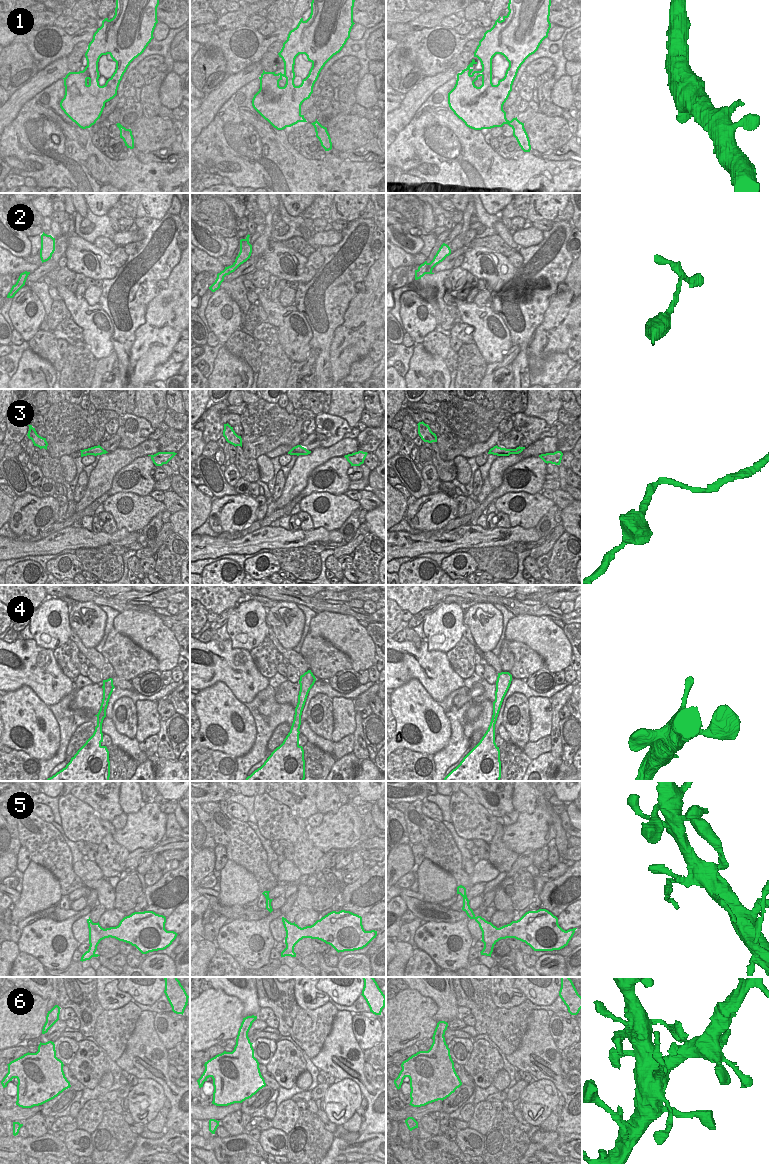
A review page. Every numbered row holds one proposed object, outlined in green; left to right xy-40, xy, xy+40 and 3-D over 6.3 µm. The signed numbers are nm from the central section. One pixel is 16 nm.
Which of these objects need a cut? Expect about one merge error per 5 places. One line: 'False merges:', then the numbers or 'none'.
False merges: 2, 5, 6

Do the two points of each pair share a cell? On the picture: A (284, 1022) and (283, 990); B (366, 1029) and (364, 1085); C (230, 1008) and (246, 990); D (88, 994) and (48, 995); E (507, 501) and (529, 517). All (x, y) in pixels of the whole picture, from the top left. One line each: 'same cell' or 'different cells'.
A: same cell
B: different cells
C: different cells
D: different cells
E: same cell

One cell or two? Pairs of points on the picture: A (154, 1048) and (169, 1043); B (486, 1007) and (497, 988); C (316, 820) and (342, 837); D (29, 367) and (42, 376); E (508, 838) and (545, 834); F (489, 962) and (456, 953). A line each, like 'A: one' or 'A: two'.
A: two
B: two
C: two
D: one
E: one
F: two

